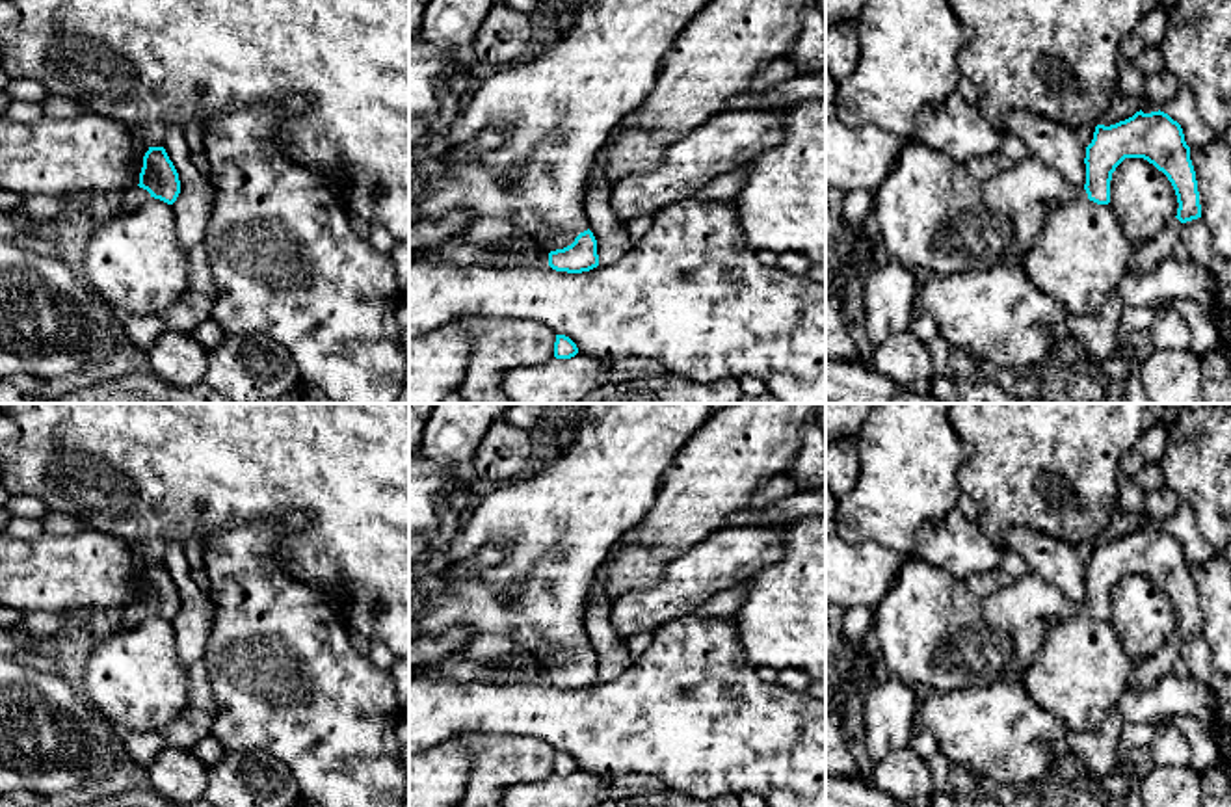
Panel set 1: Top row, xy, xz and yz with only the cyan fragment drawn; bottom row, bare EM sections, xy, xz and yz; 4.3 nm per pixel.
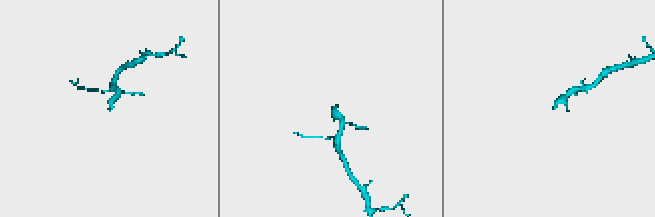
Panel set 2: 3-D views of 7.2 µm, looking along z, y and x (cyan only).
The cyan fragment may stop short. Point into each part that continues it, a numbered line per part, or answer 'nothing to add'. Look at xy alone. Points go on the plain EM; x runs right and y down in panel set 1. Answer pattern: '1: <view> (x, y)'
1: xy (134, 612)

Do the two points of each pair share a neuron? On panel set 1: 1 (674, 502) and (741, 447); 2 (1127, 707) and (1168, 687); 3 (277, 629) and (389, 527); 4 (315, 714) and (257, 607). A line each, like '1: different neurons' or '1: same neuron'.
1: same neuron
2: same neuron
3: different neurons
4: same neuron

